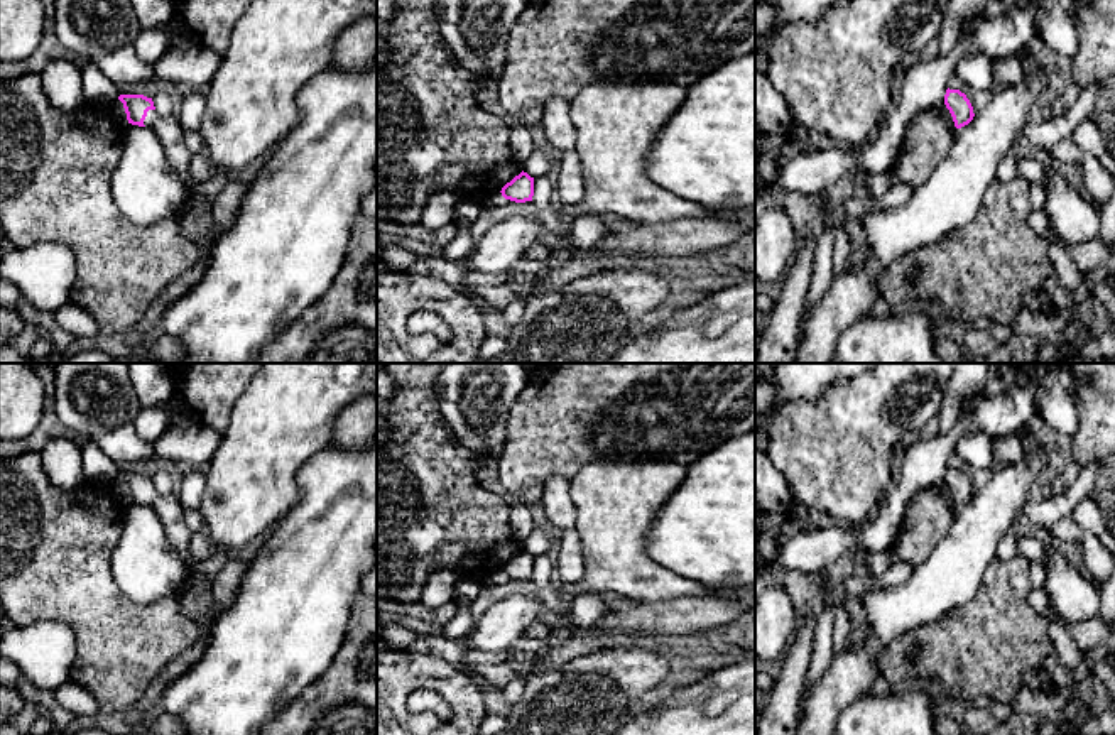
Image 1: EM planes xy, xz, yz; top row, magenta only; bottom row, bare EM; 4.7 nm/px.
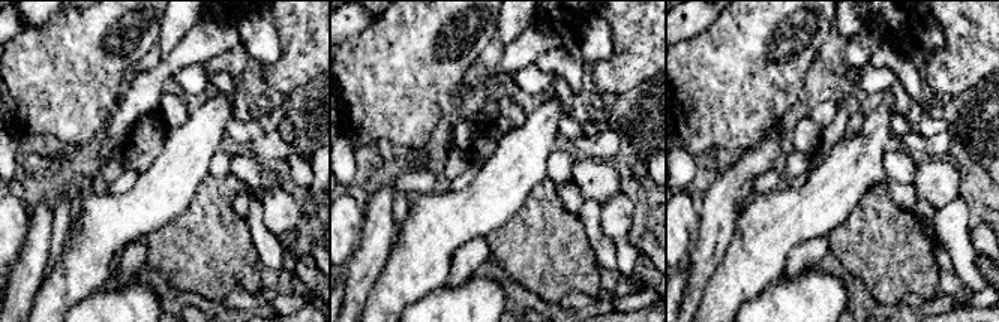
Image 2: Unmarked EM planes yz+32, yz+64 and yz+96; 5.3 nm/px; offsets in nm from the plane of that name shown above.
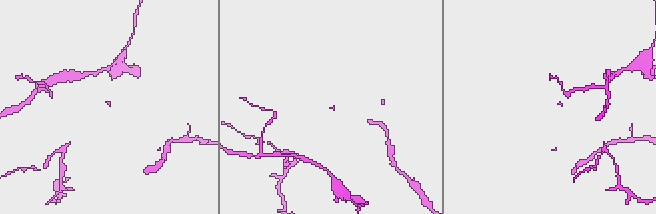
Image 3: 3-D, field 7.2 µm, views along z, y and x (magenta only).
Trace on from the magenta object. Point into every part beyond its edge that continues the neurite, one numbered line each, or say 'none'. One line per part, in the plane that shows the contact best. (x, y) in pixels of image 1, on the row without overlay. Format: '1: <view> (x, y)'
1: xy (203, 609)

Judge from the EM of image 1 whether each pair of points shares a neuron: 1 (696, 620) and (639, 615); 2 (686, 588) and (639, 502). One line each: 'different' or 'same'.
1: same
2: same

